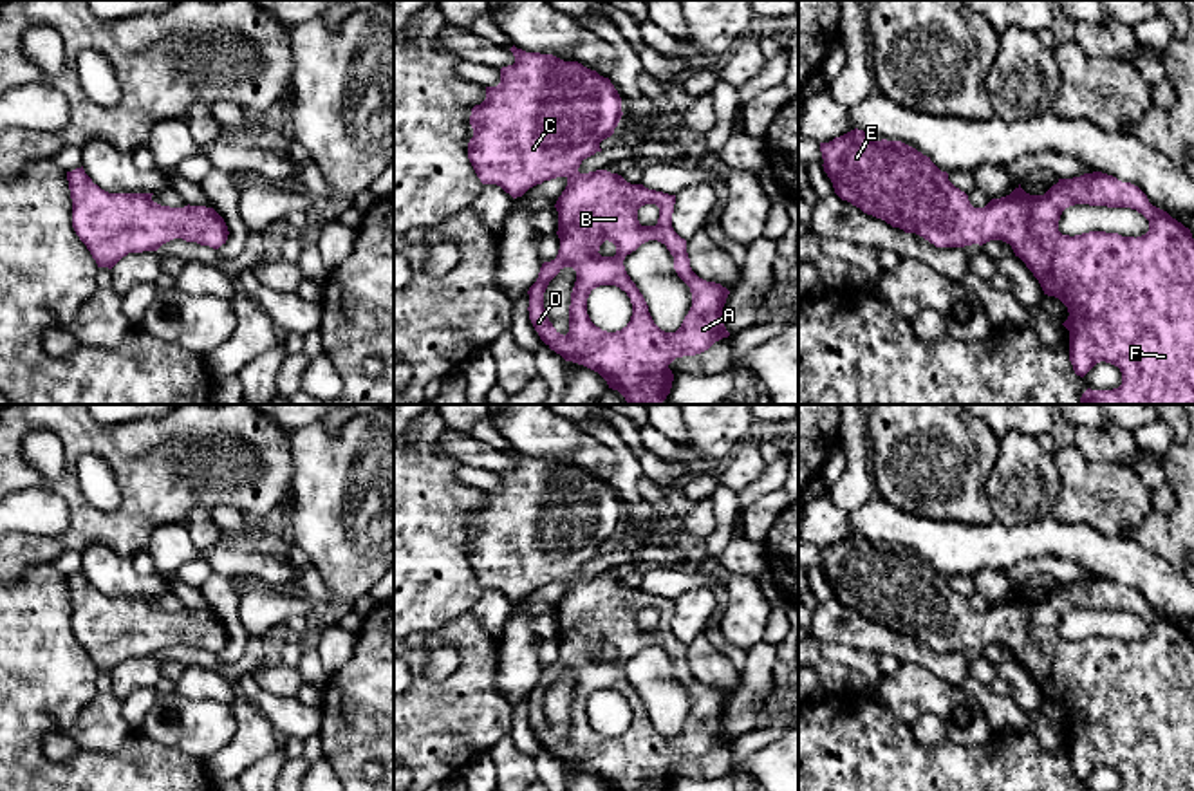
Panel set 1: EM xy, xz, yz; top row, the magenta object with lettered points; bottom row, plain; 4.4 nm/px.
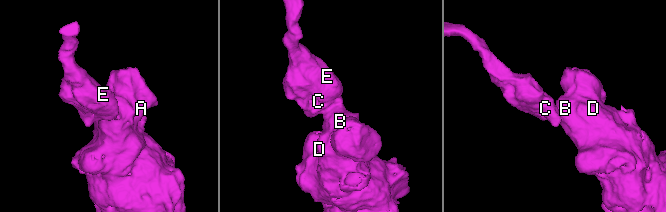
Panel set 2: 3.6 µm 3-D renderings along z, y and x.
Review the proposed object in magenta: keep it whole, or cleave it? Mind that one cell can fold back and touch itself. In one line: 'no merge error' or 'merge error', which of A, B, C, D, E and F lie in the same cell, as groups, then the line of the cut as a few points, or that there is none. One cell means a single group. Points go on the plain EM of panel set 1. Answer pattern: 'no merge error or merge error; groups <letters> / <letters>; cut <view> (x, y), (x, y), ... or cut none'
no merge error; groups A B C D E F; cut none

